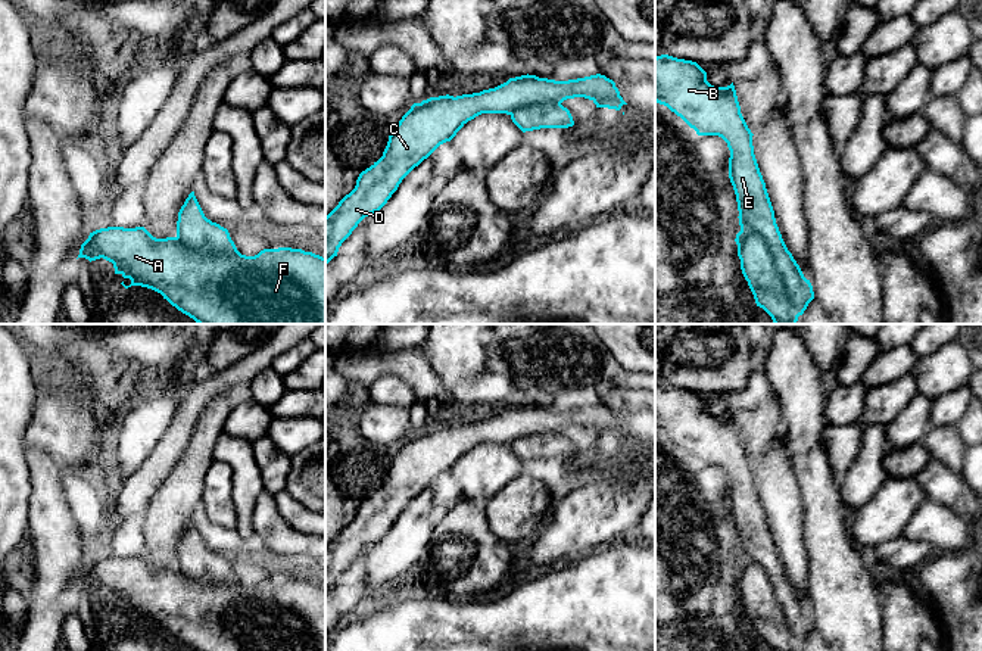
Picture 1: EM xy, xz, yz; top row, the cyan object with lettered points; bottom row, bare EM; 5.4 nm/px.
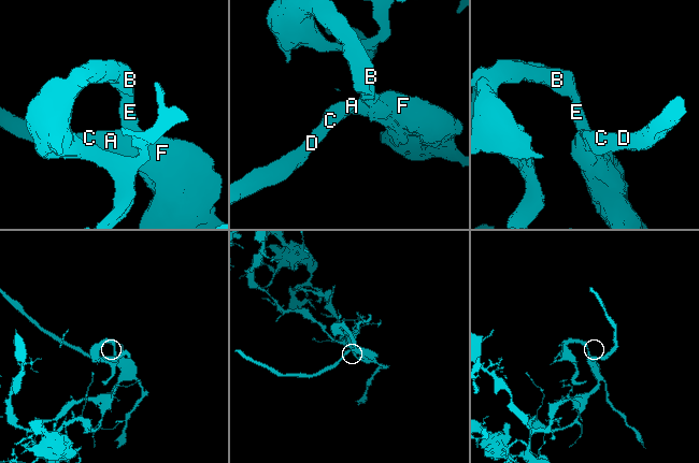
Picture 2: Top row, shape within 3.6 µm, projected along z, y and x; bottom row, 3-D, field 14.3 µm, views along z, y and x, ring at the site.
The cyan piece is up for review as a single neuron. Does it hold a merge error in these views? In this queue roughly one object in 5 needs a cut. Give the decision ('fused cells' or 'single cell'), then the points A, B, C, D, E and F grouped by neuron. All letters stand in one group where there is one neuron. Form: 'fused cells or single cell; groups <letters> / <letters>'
single cell; groups A B C D E F

